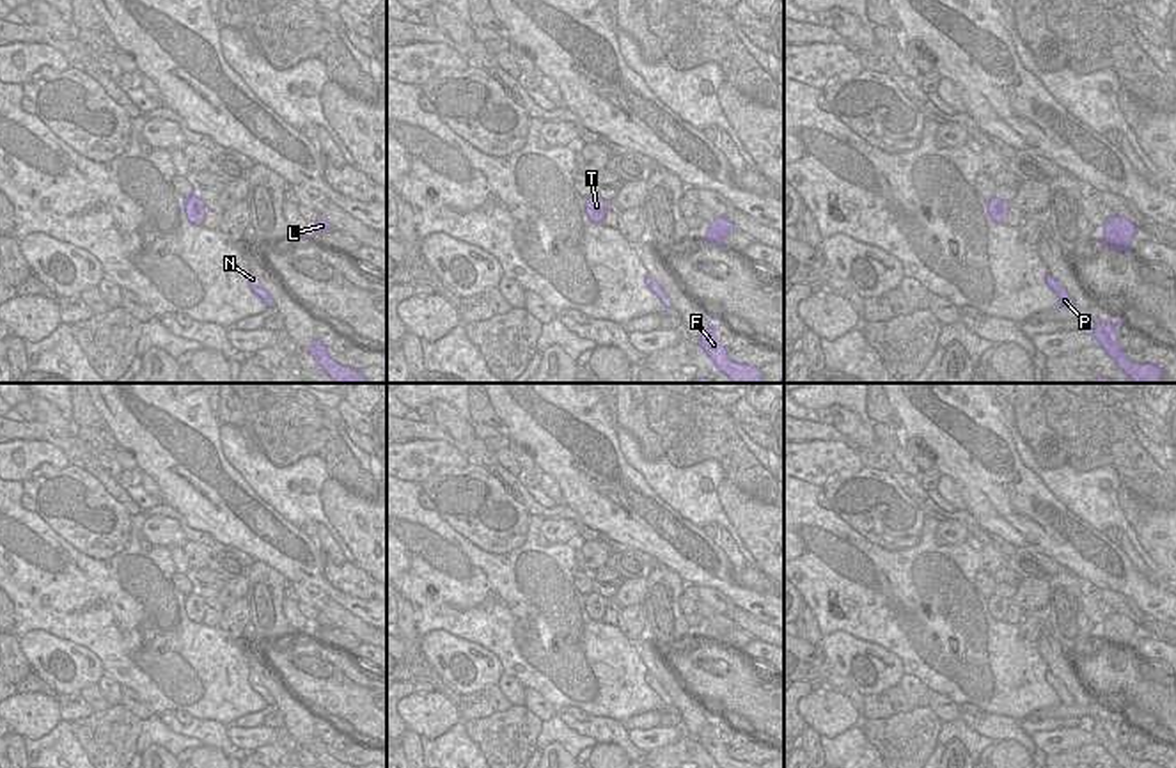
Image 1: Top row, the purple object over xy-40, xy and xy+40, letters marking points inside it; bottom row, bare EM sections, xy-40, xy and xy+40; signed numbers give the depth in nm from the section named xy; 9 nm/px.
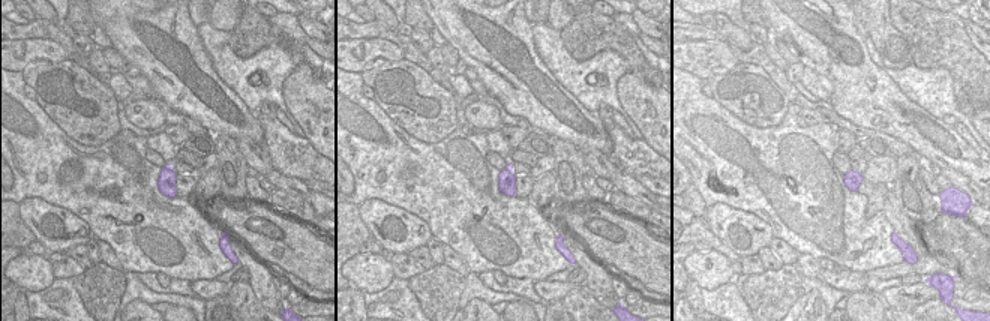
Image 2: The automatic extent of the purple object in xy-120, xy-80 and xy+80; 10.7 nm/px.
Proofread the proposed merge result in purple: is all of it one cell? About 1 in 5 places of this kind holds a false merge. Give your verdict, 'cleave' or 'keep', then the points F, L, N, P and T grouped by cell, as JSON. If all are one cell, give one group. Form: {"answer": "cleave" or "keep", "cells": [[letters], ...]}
{"answer": "keep", "cells": [["F", "L", "N", "P", "T"]]}

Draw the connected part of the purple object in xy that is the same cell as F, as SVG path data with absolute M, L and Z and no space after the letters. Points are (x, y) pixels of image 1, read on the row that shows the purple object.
M708 319L708 328L697 339L697 344L711 358L711 362L733 381L733 383L763 383L761 369L736 364L727 357L727 349L718 341L717 323Z

